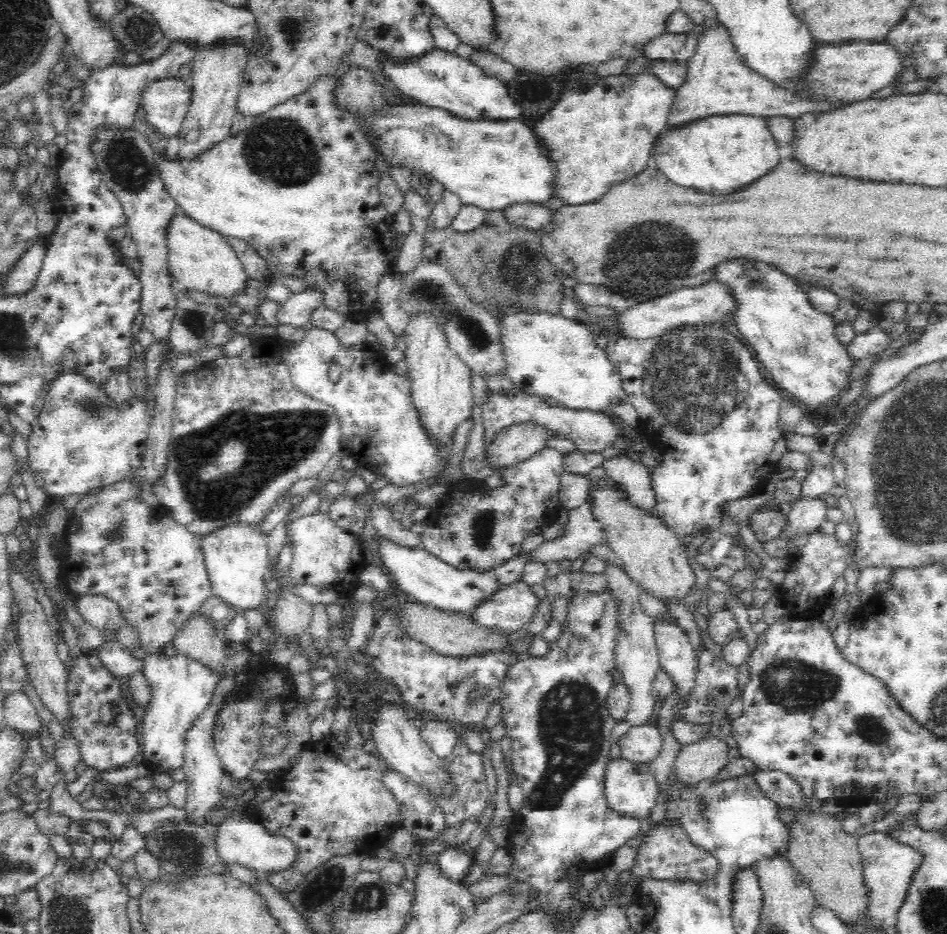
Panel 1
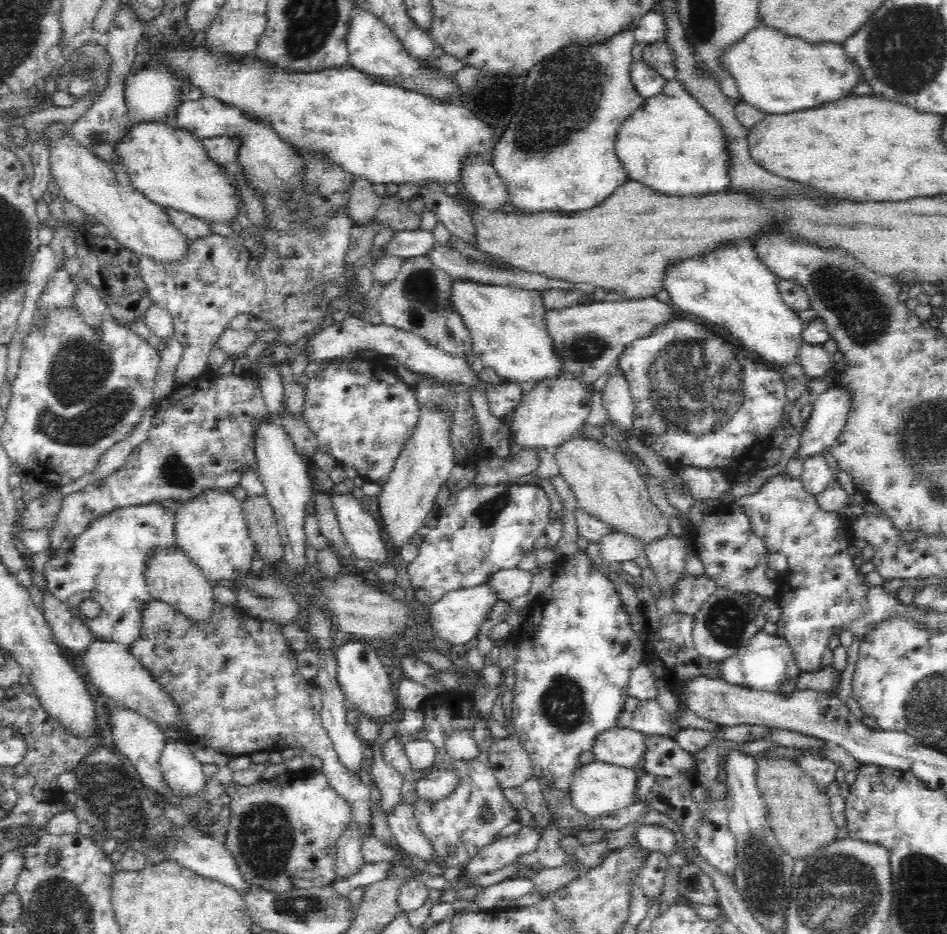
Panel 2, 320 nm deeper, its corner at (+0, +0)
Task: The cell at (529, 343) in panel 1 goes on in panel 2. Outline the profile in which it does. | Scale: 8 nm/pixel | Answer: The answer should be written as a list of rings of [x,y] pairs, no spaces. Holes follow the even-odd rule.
[[[455,281],[450,295],[450,301],[454,301],[472,335],[472,353],[501,380],[518,385],[530,382],[536,386],[544,380],[564,376],[564,359],[554,349],[550,331],[544,329],[544,308],[539,291]]]

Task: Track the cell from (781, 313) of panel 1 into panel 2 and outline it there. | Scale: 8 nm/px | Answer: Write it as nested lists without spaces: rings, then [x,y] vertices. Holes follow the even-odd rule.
[[[738,242],[736,246],[728,246],[728,250],[720,250],[720,254],[718,251],[715,251],[716,254],[708,254],[704,256],[704,258],[700,258],[700,260],[696,260],[696,262],[682,262],[680,266],[674,266],[672,268],[672,274],[668,274],[668,278],[664,278],[664,289],[668,292],[670,296],[670,302],[674,304],[678,309],[682,311],[689,312],[690,314],[696,314],[697,317],[702,318],[702,320],[708,320],[708,322],[712,322],[712,324],[719,324],[724,328],[724,330],[728,330],[732,336],[735,338],[740,338],[740,342],[742,342],[742,346],[746,346],[746,351],[752,350],[754,354],[758,354],[758,356],[762,356],[768,364],[775,364],[775,366],[782,366],[782,368],[786,368],[788,364],[791,366],[796,366],[796,364],[800,365],[800,346],[805,344],[804,337],[802,337],[802,332],[804,332],[804,328],[806,328],[806,323],[804,320],[800,318],[800,314],[798,311],[792,309],[792,307],[788,307],[786,303],[784,303],[784,299],[780,297],[780,293],[778,293],[778,275],[760,259],[760,256],[752,246],[748,246],[751,242]]]

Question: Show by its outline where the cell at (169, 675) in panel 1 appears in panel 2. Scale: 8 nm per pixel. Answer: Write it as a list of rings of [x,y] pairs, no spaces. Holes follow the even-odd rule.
[[[167,740],[159,756],[159,765],[166,783],[178,795],[178,803],[180,795],[193,795],[205,783],[206,777],[202,772],[203,764],[194,757],[186,742]]]

